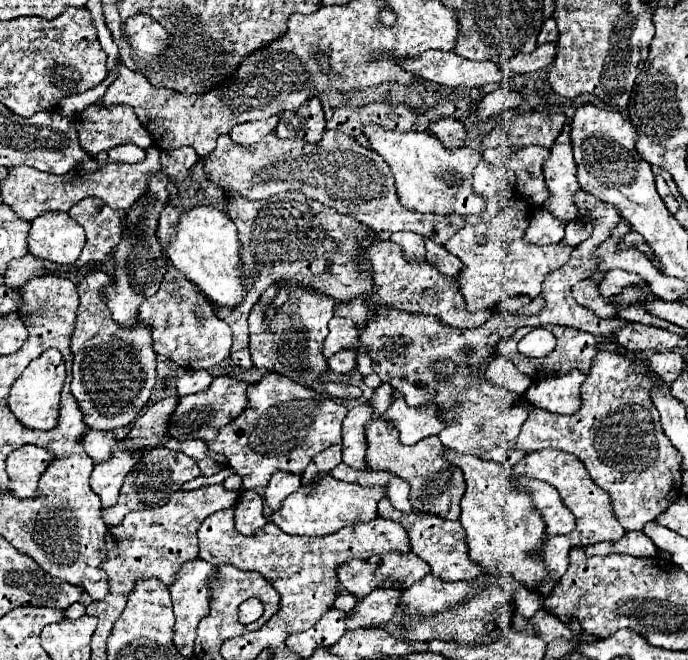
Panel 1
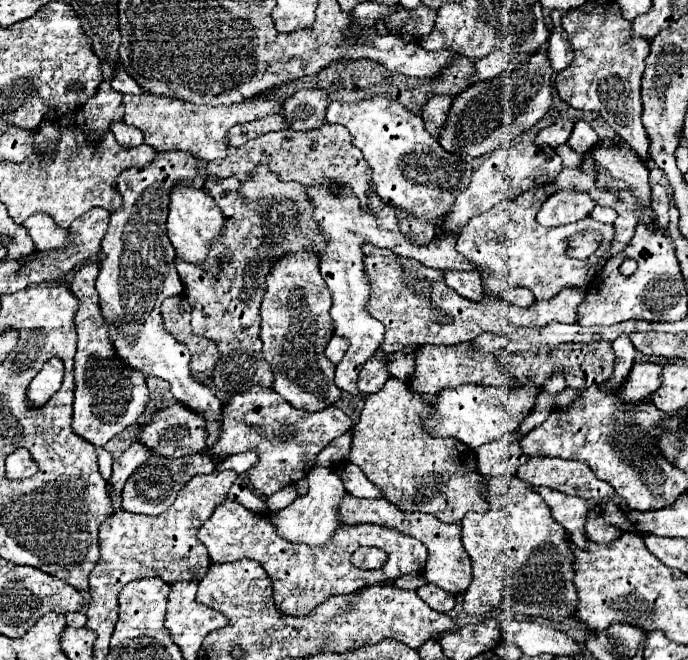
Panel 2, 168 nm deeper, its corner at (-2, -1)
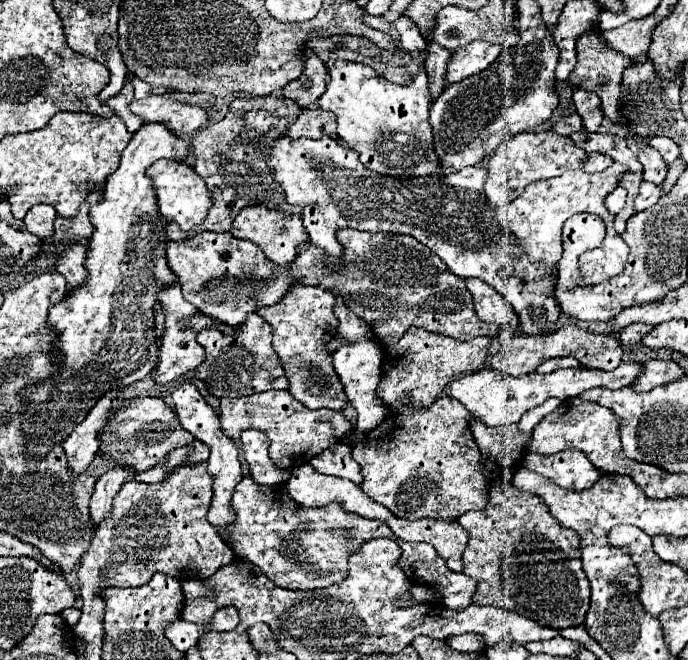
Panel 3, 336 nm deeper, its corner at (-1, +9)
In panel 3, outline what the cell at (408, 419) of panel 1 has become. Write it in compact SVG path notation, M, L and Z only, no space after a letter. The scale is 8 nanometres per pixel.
M621 362L615 370L603 372L603 370L585 370L585 368L567 368L567 370L555 370L551 374L527 374L521 378L513 378L509 374L503 374L493 368L485 368L473 374L465 374L449 384L449 394L457 398L471 414L471 420L479 420L485 426L505 426L505 424L517 424L521 414L529 408L545 402L551 396L557 396L561 400L579 396L591 388L603 386L603 388L623 388L631 386L635 378L639 376L639 370L643 368L641 362Z

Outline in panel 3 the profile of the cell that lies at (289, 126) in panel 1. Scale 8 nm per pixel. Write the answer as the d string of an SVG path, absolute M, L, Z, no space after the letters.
M307 48L305 50L303 74L297 80L291 80L283 88L283 96L287 96L293 102L297 102L301 108L307 108L307 106L315 104L317 98L323 94L325 76L327 76L327 70L325 70L323 62Z

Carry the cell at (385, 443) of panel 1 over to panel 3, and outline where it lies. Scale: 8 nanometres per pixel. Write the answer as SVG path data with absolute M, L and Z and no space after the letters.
M439 396L431 406L427 408L415 408L411 398L403 398L403 408L401 410L391 410L391 406L387 406L389 414L387 420L383 420L375 430L365 434L365 440L353 444L353 458L359 462L361 470L363 470L363 492L373 498L375 502L383 504L385 508L389 508L395 516L399 518L407 518L407 520L417 520L417 518L443 518L443 520L457 520L461 514L469 512L469 510L483 510L487 506L487 476L485 476L485 468L481 466L481 452L475 444L475 438L469 430L469 412L465 410L463 404L459 404L455 398L451 396Z

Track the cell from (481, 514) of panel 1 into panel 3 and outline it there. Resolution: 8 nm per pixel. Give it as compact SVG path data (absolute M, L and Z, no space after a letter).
M511 482L491 484L489 506L481 512L467 512L457 522L469 532L463 572L477 580L475 604L519 612L559 630L585 622L589 582L581 568L579 536L575 530L559 526L537 494L521 492Z

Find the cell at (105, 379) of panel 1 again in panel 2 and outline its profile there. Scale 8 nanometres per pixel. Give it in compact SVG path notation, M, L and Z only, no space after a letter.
M84 264L74 274L74 280L70 282L70 292L80 302L76 316L74 316L74 324L78 332L78 350L74 358L76 390L74 390L72 430L86 442L102 448L112 436L132 426L142 416L148 404L148 388L140 372L132 372L130 368L124 368L124 364L120 364L120 360L112 356L112 344L108 340L108 326L102 318L102 312L98 306L98 294L94 288L96 276L98 276L98 266Z

